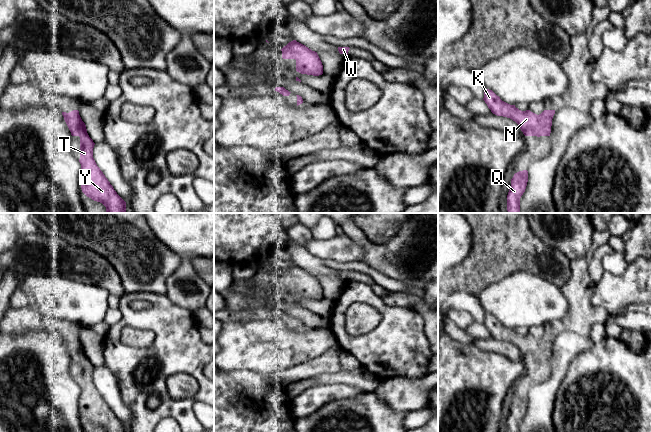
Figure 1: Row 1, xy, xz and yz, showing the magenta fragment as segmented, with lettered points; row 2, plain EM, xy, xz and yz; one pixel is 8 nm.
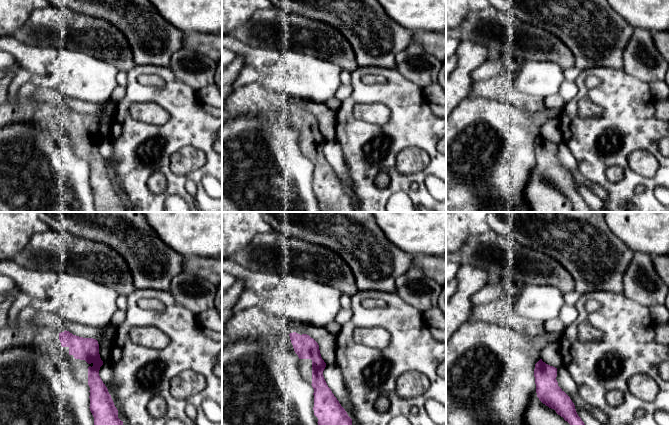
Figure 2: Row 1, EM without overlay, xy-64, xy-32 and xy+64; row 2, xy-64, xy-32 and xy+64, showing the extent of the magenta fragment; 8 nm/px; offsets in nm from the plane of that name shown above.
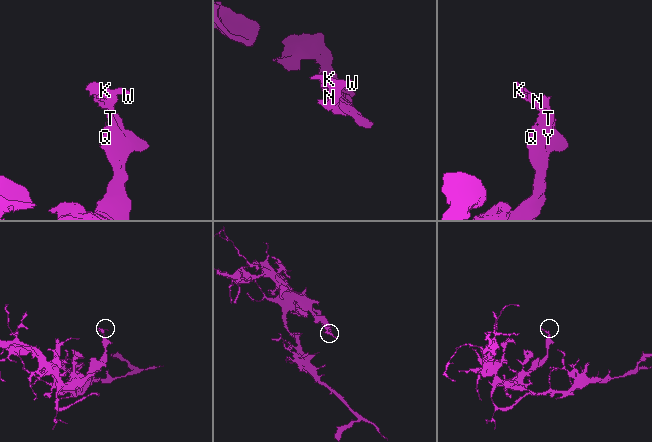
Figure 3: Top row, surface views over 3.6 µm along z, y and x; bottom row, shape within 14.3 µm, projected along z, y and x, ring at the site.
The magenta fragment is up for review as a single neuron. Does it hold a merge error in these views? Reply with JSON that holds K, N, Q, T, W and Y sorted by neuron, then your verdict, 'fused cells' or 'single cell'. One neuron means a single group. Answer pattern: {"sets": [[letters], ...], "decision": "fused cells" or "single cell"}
{"sets": [["K", "N", "Q", "T", "W", "Y"]], "decision": "single cell"}

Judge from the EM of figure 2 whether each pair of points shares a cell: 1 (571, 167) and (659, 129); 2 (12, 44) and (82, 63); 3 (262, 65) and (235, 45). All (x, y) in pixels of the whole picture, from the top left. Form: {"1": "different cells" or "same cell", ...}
{"1": "different cells", "2": "same cell", "3": "same cell"}

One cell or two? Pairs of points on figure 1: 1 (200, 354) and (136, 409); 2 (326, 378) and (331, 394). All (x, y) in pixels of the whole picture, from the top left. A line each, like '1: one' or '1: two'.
1: one
2: two

